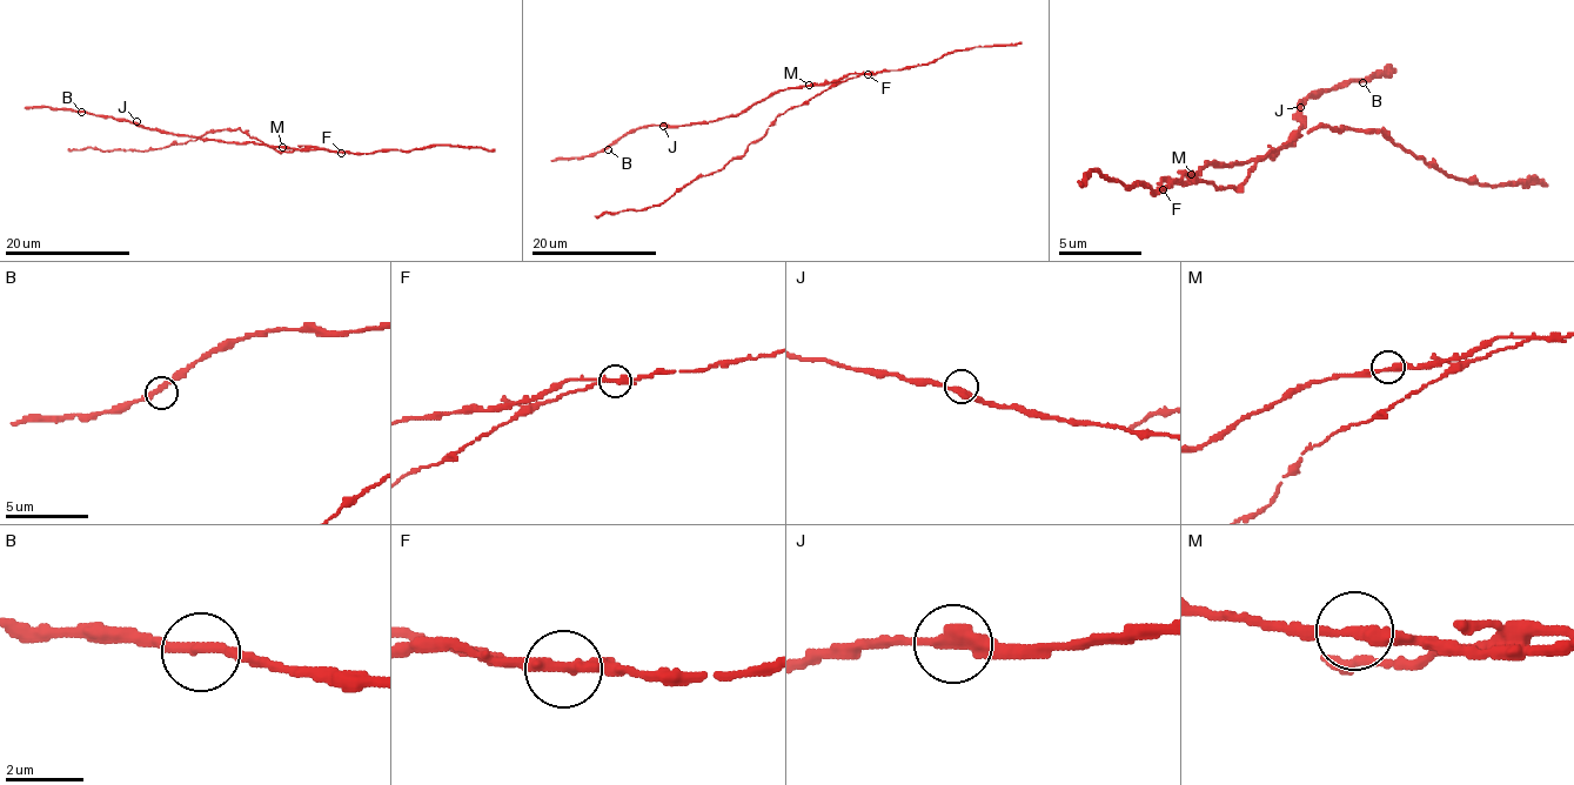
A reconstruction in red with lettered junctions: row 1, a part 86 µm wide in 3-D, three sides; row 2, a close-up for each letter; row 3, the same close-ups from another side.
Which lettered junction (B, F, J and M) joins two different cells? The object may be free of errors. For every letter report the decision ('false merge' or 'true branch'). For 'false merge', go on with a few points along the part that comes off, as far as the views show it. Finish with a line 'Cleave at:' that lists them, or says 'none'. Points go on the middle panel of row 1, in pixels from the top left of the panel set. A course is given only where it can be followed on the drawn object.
B: true branch
F: false merge; course (868, 74), (834, 84), (791, 107), (744, 154), (721, 169), (697, 175), (668, 199), (641, 210), (595, 216)
J: true branch
M: true branch
Cleave at: F

